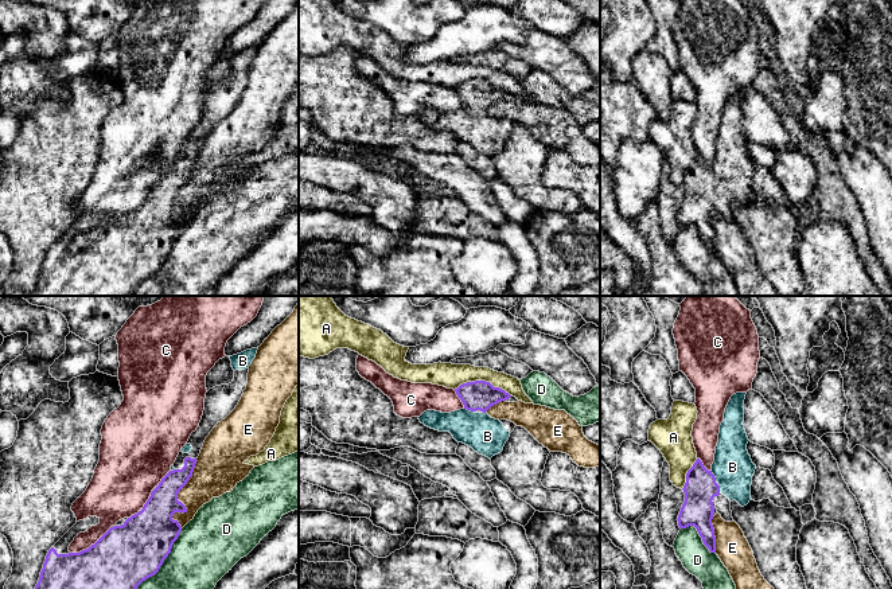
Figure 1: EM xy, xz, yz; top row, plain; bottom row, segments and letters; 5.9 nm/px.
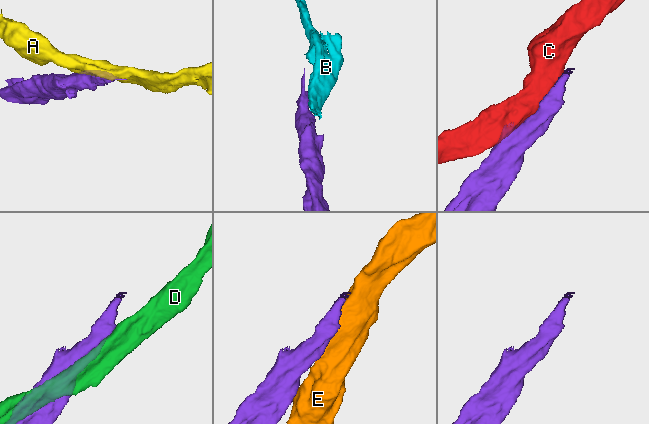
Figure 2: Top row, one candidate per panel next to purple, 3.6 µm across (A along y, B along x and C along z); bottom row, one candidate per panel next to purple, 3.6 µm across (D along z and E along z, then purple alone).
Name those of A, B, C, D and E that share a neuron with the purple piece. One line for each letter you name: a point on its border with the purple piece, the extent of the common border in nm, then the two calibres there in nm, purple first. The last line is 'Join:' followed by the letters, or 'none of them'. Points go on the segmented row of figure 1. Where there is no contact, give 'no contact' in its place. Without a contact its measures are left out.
B: contact xz (470, 409); length 70 nm; calibres 180 and 220 nm
Join: B

